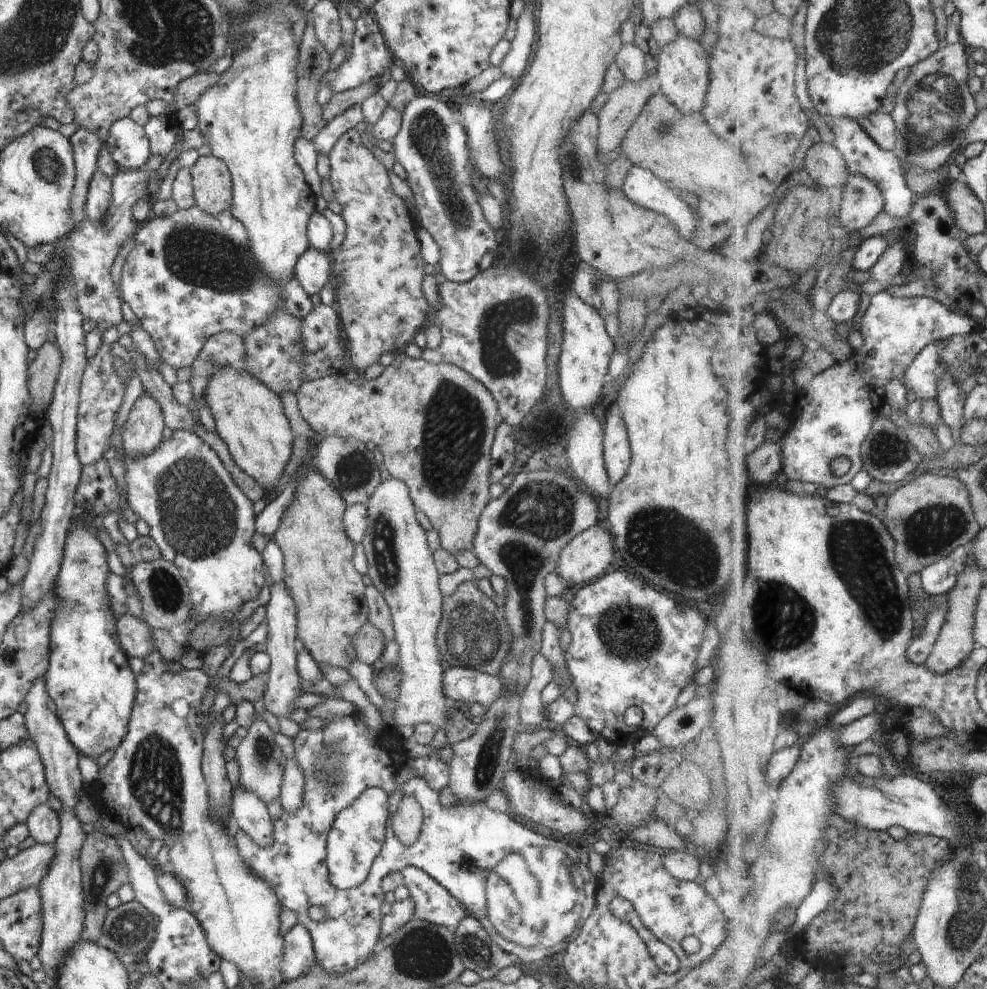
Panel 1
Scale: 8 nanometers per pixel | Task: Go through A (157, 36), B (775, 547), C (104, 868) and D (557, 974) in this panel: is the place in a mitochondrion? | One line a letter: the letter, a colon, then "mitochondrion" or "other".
A: mitochondrion
B: other
C: mitochondrion
D: other

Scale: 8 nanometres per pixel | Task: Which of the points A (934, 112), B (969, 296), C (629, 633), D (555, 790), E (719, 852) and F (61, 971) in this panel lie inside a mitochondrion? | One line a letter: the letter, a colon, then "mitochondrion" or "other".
A: mitochondrion
B: other
C: mitochondrion
D: other
E: other
F: other

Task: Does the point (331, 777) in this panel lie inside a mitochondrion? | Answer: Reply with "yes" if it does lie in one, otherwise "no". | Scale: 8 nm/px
yes

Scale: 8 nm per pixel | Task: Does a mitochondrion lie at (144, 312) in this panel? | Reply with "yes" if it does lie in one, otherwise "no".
no

